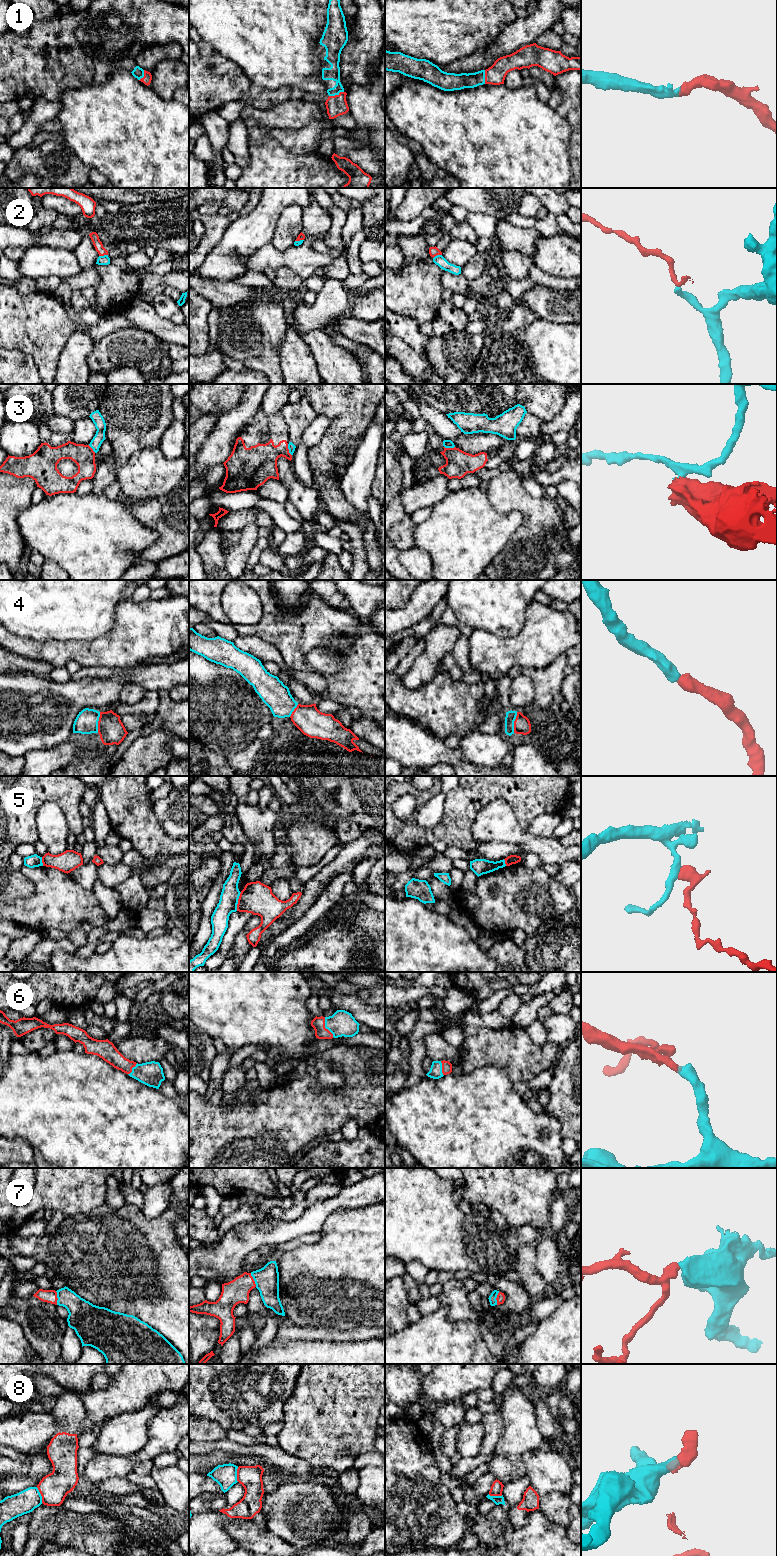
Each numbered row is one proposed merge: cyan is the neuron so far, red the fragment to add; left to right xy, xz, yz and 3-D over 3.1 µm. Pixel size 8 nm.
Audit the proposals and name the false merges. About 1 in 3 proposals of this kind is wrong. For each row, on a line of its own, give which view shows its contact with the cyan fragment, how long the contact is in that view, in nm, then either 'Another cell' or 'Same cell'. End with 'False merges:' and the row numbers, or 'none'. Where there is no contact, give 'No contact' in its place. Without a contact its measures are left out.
1: Touches cyan in xz. Shared border 130 nm. Same cell
2: Touches cyan in xy. Shared border 70 nm. Another cell
3: Touches cyan in xz. Shared border 100 nm. Another cell
4: Touches cyan in xy. Shared border 170 nm. Same cell
5: Touches cyan in xz. Shared border 160 nm. Another cell
6: Touches cyan in xz. Shared border 180 nm. Same cell
7: Touches cyan in xy. Shared border 110 nm. Same cell
8: Touches cyan in xy. Shared border 140 nm. Another cell
False merges: 2, 3, 5, 8

